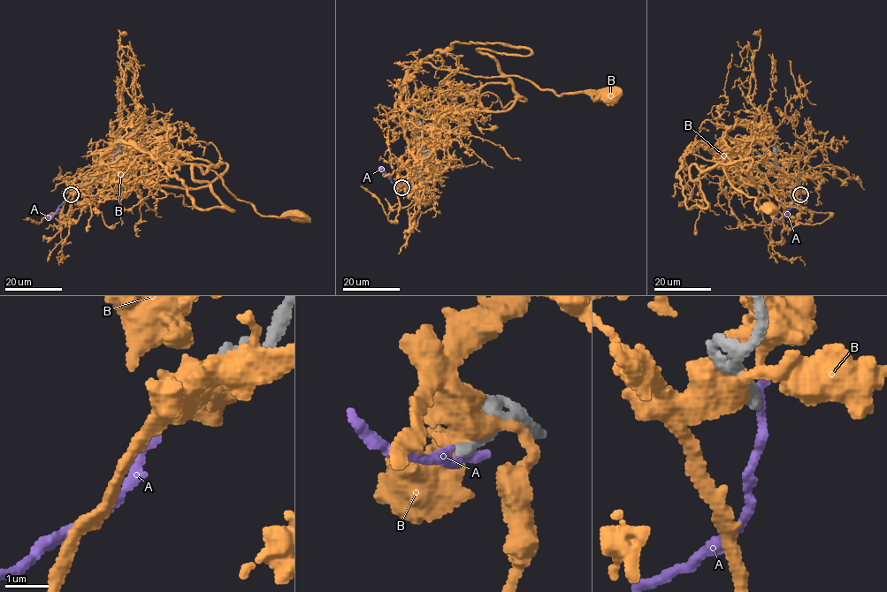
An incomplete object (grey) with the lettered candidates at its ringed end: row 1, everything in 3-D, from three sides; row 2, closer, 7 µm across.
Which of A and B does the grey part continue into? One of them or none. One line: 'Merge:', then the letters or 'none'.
Merge: none

